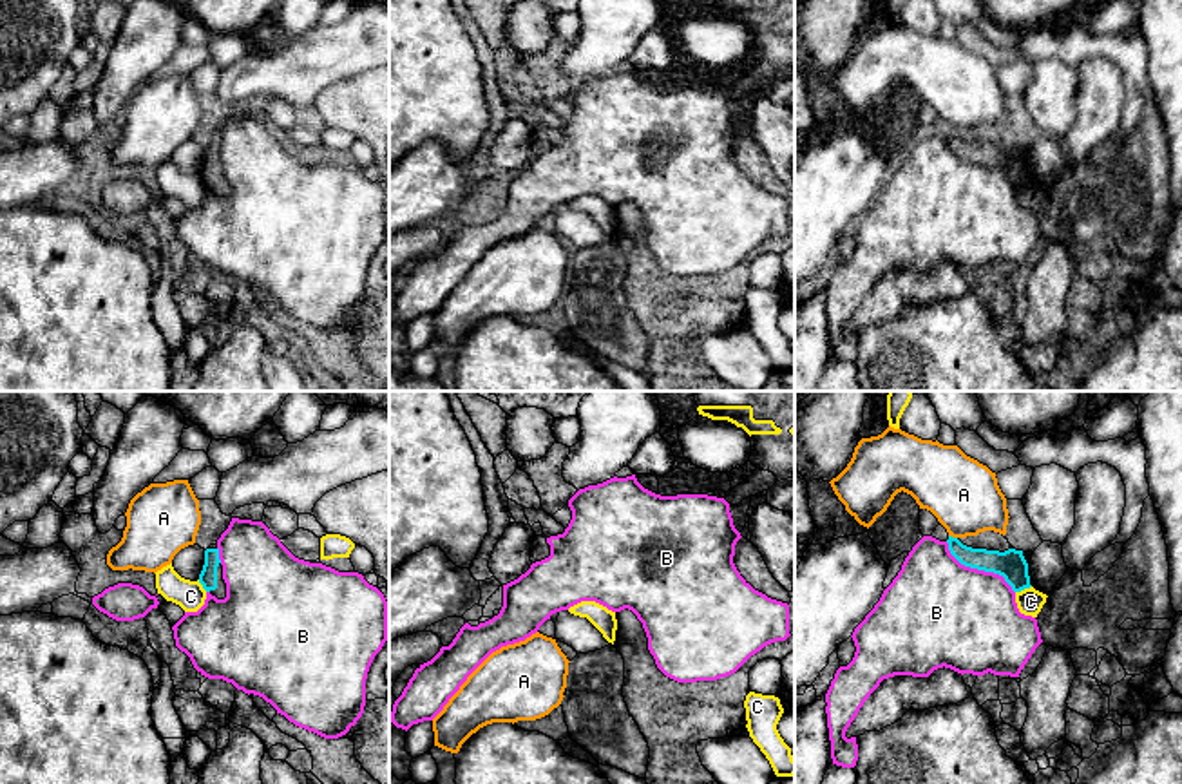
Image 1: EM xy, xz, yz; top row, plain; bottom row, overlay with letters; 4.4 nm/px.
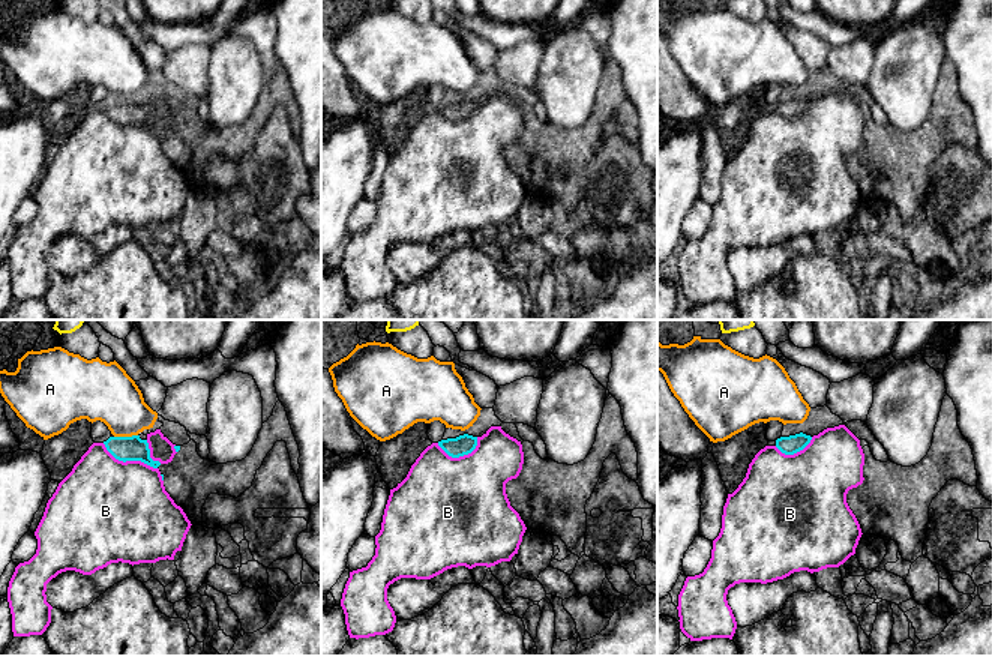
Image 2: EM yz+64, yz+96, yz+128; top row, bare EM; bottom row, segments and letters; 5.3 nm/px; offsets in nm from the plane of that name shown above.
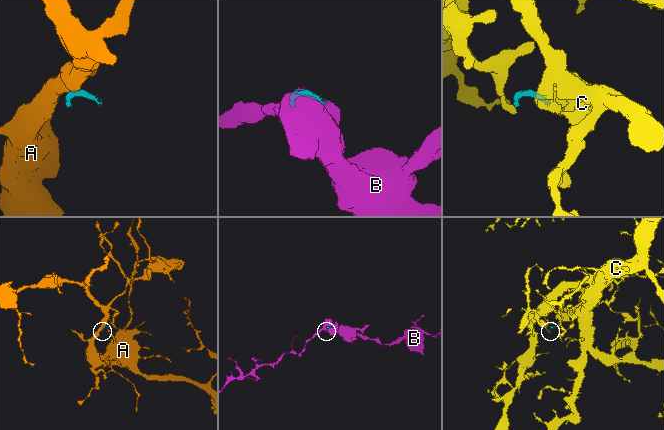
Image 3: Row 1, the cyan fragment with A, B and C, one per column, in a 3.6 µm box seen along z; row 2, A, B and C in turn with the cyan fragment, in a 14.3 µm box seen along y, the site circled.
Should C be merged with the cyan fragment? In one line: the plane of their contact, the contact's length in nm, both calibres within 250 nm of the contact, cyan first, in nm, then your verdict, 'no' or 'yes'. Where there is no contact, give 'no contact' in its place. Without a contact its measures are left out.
yz | 80 nm | 130/120 nm | no

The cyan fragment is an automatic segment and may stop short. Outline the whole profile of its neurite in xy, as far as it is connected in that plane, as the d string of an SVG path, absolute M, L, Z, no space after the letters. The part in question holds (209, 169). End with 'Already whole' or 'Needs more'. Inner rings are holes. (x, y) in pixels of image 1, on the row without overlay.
M210 139L205 145L205 159L203 159L203 165L199 168L199 177L203 179L203 183L206 186L210 186L217 194L226 192L226 177L223 174L223 159L219 154L217 139Z. Needs more

